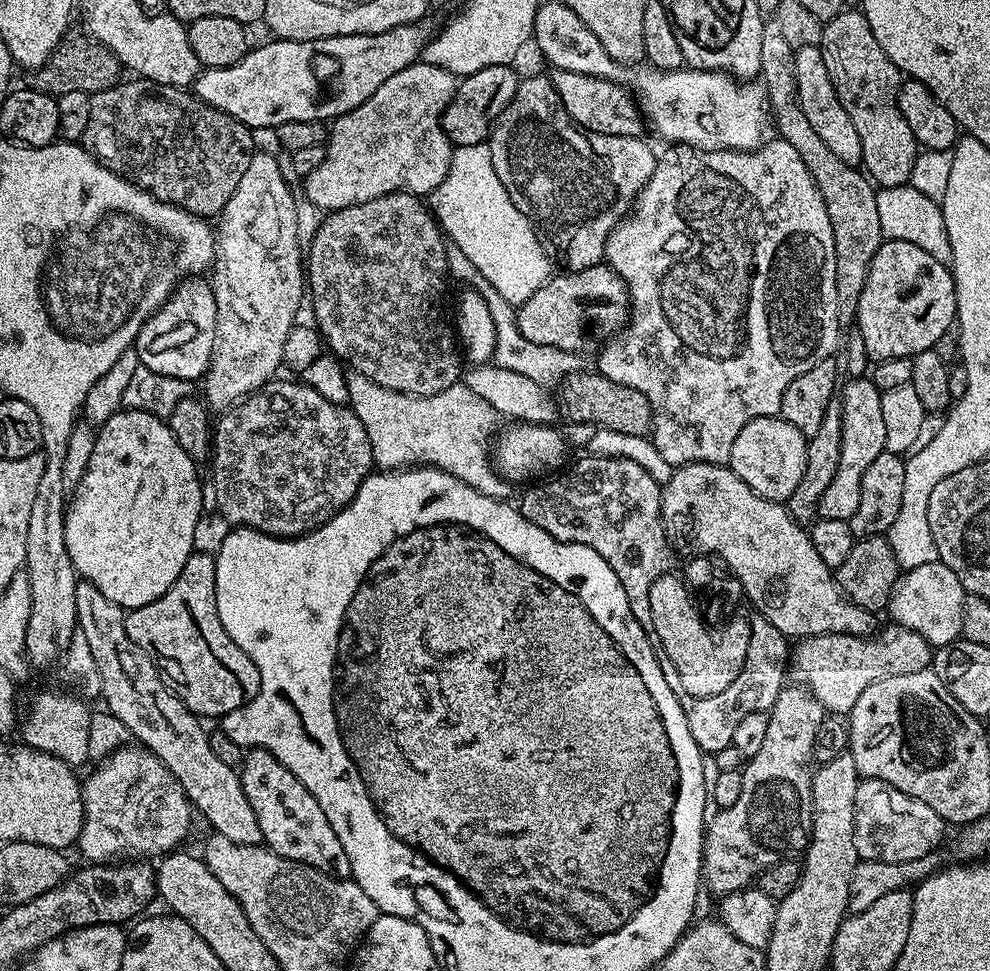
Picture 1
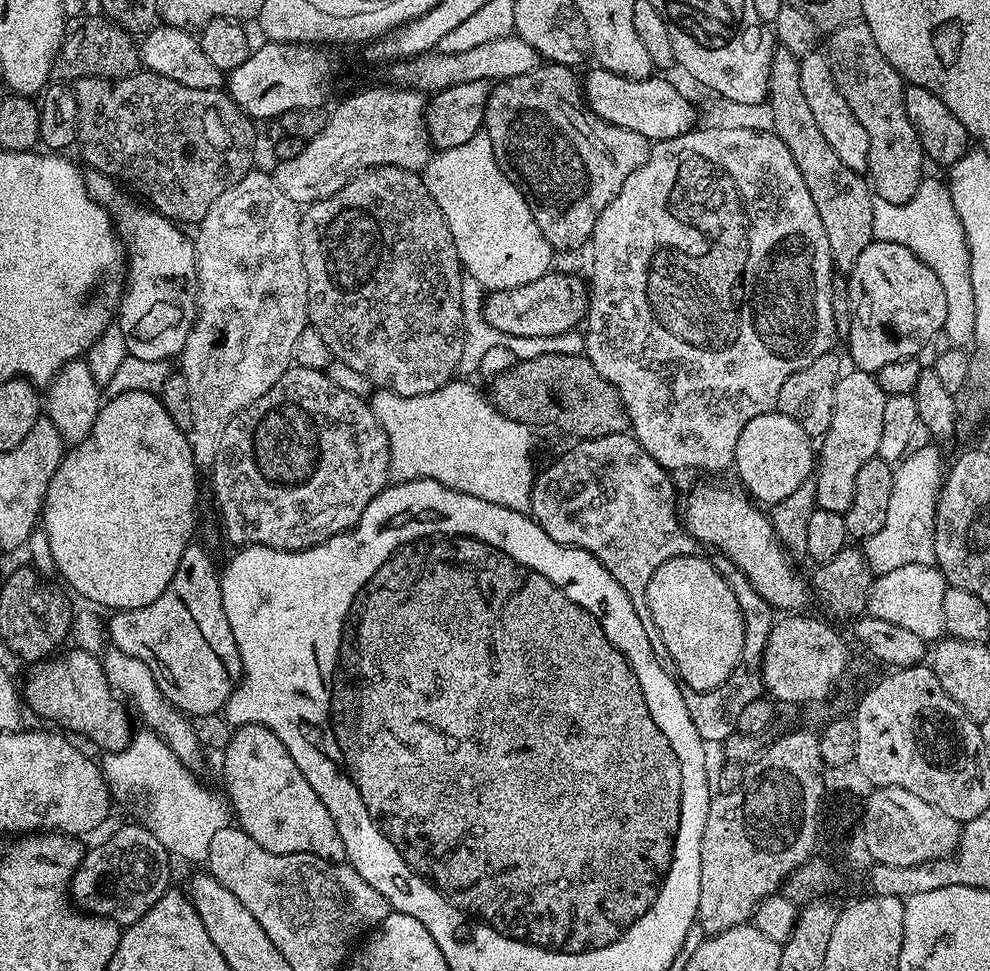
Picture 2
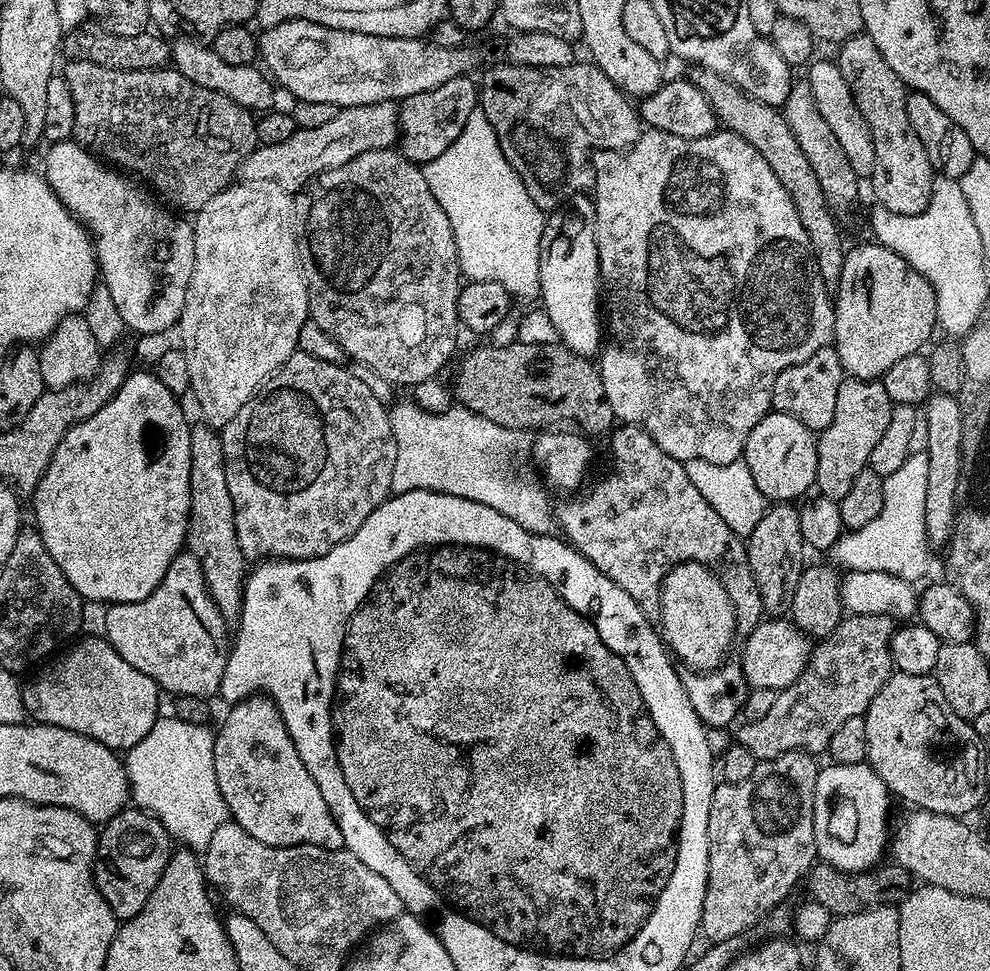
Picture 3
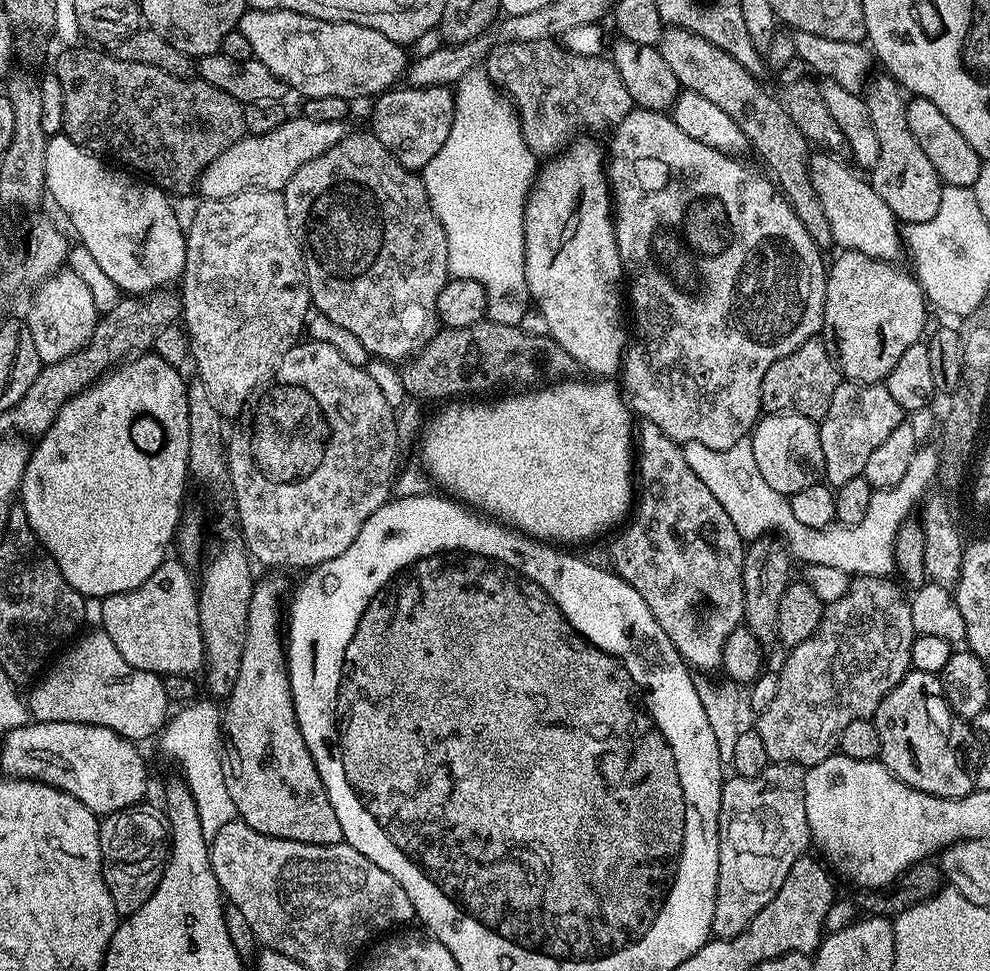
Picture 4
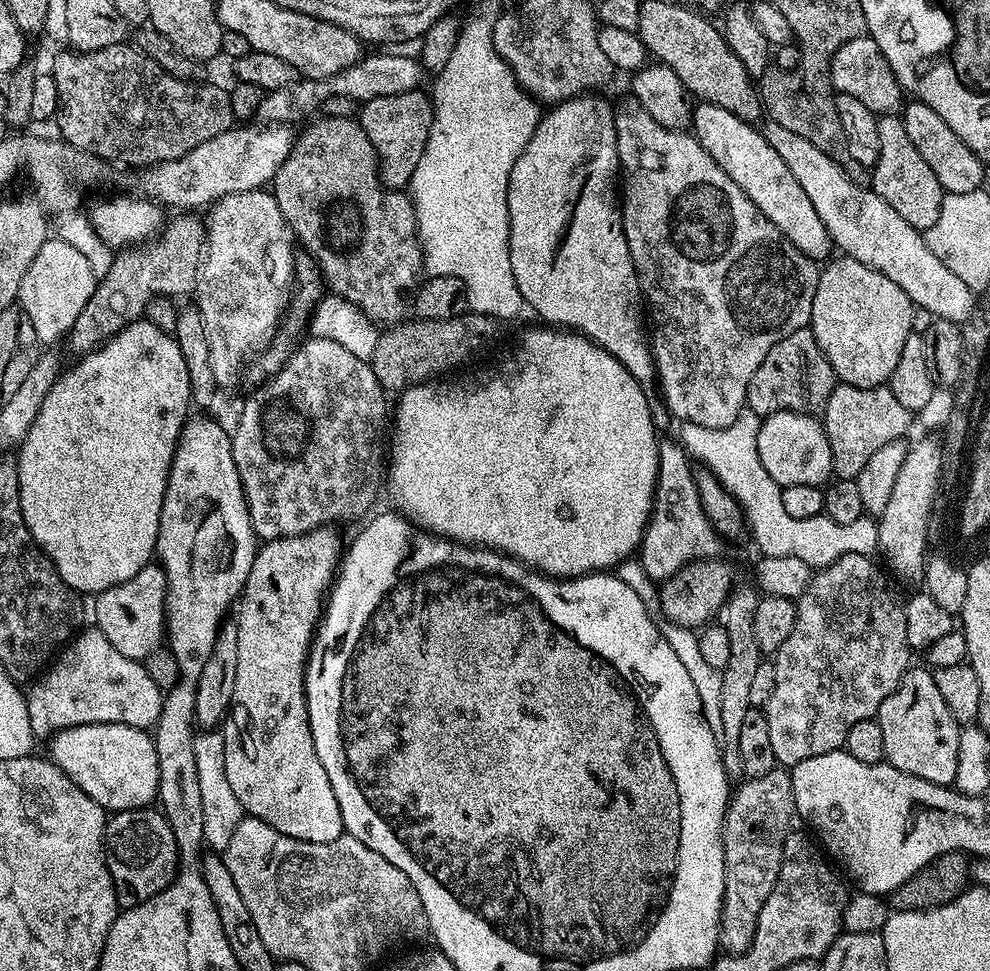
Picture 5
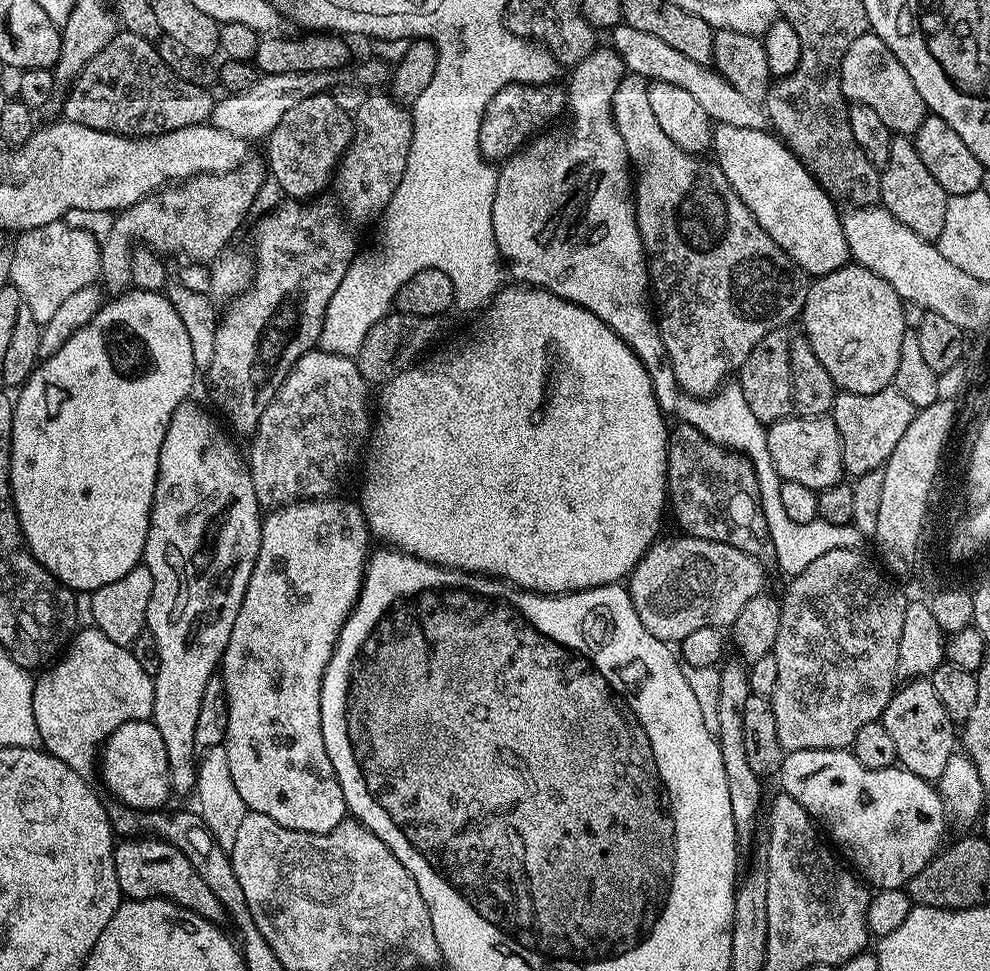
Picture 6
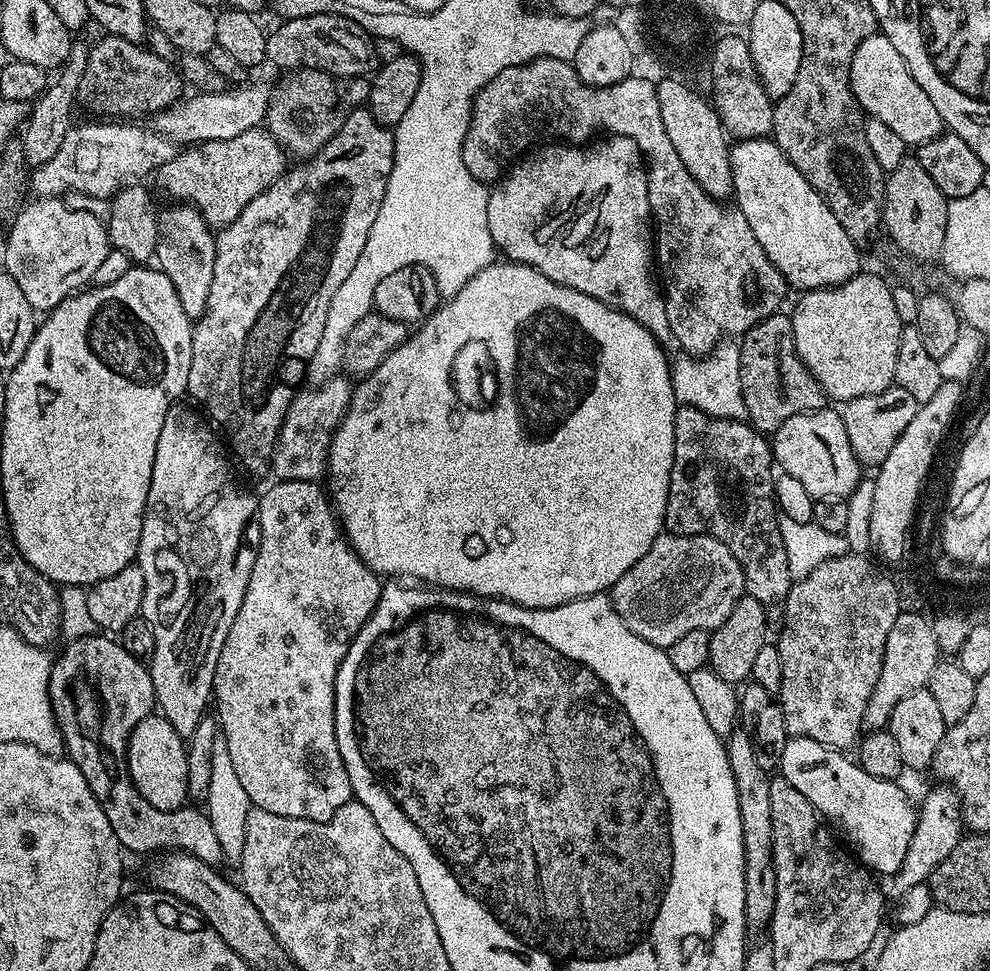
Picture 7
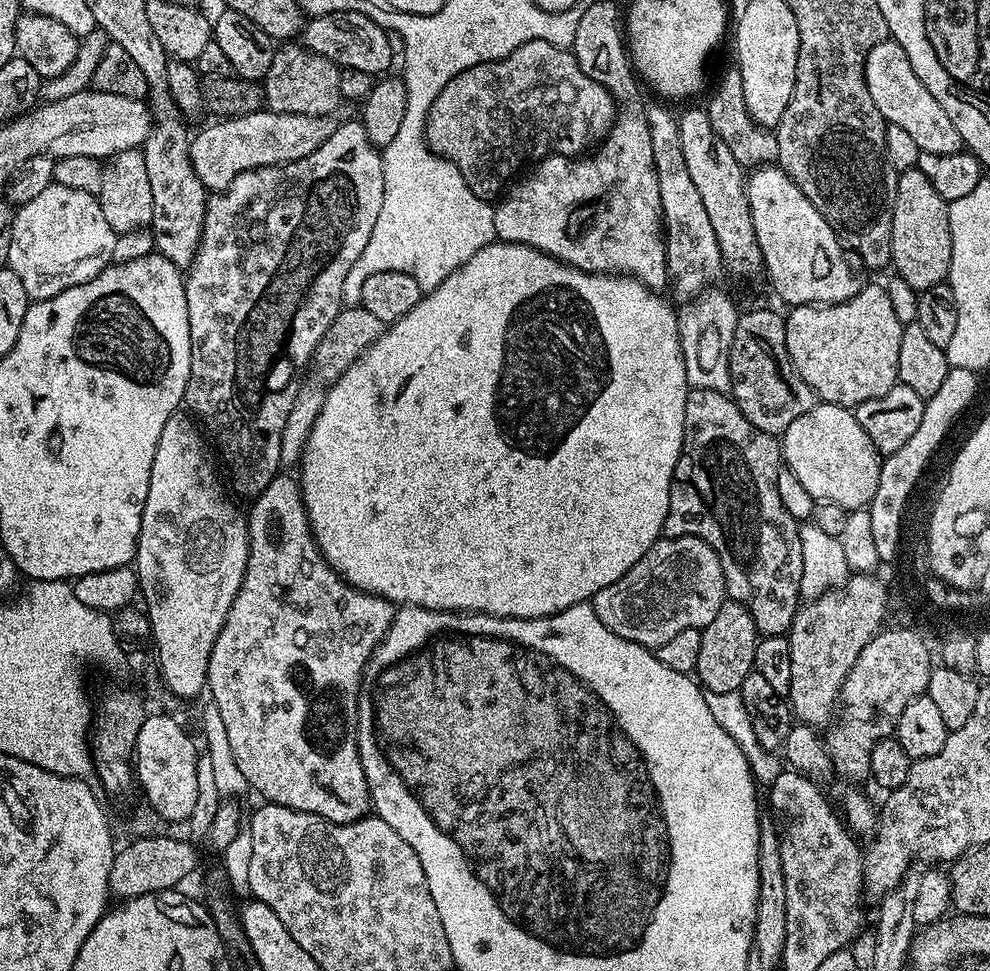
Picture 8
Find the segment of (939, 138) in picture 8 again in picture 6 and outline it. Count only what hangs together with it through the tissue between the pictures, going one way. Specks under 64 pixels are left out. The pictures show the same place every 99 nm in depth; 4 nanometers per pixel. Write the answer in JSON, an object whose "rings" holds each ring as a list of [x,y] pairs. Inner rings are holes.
{"rings":[[[871,30],[862,34],[862,38],[857,38],[850,50],[846,50],[840,77],[844,99],[870,106],[870,110],[875,110],[878,118],[882,118],[882,122],[886,122],[894,134],[911,137],[918,126],[922,126],[924,117],[929,115],[928,108],[922,102],[922,94],[918,94],[910,74],[906,74],[906,66],[894,58],[890,46],[886,46],[886,42],[882,42],[882,38],[878,38]]]}

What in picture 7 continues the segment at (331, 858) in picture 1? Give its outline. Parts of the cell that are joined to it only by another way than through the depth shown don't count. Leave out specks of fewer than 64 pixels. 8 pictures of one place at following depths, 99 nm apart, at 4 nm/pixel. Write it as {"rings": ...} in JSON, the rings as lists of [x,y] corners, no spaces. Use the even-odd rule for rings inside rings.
{"rings":[[[276,480],[258,496],[258,519],[260,522],[260,546],[256,549],[254,570],[250,570],[250,582],[246,586],[246,598],[242,598],[242,606],[238,606],[238,618],[234,618],[234,626],[230,626],[230,634],[226,634],[226,646],[222,646],[222,654],[218,654],[218,666],[214,670],[214,708],[218,713],[218,723],[222,735],[226,738],[226,746],[230,750],[230,762],[234,762],[234,770],[246,789],[248,800],[253,808],[261,808],[270,814],[282,814],[286,818],[306,818],[314,822],[326,822],[334,818],[334,814],[346,802],[353,799],[350,778],[346,774],[346,766],[342,762],[342,754],[338,750],[336,737],[336,675],[340,669],[342,658],[346,658],[352,639],[362,630],[362,626],[370,618],[370,614],[378,606],[382,580],[375,572],[371,572],[360,560],[359,554],[348,543],[342,525],[330,503],[330,496],[317,481],[314,480]]]}

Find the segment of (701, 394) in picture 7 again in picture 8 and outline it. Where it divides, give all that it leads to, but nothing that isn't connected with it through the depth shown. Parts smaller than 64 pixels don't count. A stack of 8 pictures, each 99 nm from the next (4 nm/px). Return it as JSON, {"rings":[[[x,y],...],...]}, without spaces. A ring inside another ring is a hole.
{"rings":[[[709,286],[691,302],[683,305],[679,313],[680,345],[686,362],[686,378],[692,388],[713,388],[728,392],[732,386],[730,378],[730,342],[734,342],[734,326],[738,307],[726,293]]]}

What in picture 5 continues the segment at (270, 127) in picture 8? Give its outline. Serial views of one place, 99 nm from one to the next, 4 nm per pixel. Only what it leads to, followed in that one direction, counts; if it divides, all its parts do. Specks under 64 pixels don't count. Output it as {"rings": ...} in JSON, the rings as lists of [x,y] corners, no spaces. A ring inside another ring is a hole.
{"rings":[[[196,214],[177,216],[180,216],[177,220],[169,219],[163,231],[147,246],[133,246],[113,255],[110,270],[99,279],[90,302],[86,302],[78,322],[74,322],[66,337],[76,354],[92,352],[127,324],[141,319],[157,296],[177,298],[187,292],[189,295],[195,289],[196,275],[200,273],[200,261],[206,247],[206,224]]]}

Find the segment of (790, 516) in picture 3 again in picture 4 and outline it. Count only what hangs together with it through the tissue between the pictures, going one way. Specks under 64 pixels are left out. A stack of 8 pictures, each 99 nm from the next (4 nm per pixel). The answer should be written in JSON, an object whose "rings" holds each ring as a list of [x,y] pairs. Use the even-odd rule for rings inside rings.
{"rings":[[[772,534],[759,536],[744,549],[742,562],[742,594],[744,595],[744,624],[752,631],[761,645],[768,646],[776,640],[778,606],[782,606],[782,594],[793,583],[794,561],[783,540]]]}

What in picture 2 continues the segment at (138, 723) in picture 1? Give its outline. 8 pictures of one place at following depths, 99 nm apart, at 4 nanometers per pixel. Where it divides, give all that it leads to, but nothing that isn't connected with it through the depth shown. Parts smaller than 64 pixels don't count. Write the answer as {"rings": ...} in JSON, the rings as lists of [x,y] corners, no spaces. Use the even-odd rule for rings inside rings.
{"rings":[[[113,646],[109,647],[107,651],[103,653],[102,663],[110,686],[127,701],[131,711],[135,713],[138,720],[138,715],[140,715],[140,720],[144,723],[141,725],[143,725],[145,729],[151,730],[163,738],[166,746],[170,746],[170,750],[174,750],[174,754],[178,754],[178,758],[183,764],[196,766],[196,763],[200,760],[202,739],[192,729],[191,719],[189,719],[185,713],[181,712],[180,709],[175,708],[175,706],[164,697],[162,690],[156,685],[156,679],[150,670],[150,666],[146,666],[146,662],[142,662],[130,654],[118,651],[117,648]]]}

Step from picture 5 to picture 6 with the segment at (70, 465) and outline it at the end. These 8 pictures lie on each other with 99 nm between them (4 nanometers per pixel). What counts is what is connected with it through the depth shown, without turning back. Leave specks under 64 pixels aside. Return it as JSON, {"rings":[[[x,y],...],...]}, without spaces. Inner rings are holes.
{"rings":[[[144,289],[125,290],[115,298],[102,304],[98,314],[77,332],[72,333],[69,340],[60,345],[59,350],[43,362],[37,363],[28,379],[20,385],[14,396],[12,417],[12,457],[10,458],[10,482],[12,483],[12,501],[20,519],[20,529],[24,532],[24,541],[28,549],[54,574],[62,583],[77,593],[91,594],[102,586],[110,586],[110,582],[118,582],[122,574],[130,574],[143,561],[144,547],[148,541],[148,527],[152,513],[154,486],[158,478],[158,458],[162,450],[162,442],[166,438],[166,426],[179,404],[185,403],[192,392],[192,383],[198,376],[194,366],[194,353],[190,350],[190,338],[182,327],[182,318],[178,318],[178,310],[168,301],[163,291],[147,292]]]}

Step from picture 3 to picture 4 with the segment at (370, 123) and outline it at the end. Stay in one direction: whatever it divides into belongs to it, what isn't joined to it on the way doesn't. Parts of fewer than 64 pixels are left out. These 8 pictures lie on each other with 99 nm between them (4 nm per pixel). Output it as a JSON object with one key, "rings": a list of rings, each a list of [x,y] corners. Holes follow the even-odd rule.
{"rings":[[[303,114],[293,115],[278,130],[270,130],[270,134],[261,136],[244,135],[241,140],[234,142],[210,166],[198,181],[198,192],[204,200],[230,198],[239,192],[280,192],[294,178],[296,171],[306,162],[326,154],[346,134],[345,125],[341,122],[314,122]]]}

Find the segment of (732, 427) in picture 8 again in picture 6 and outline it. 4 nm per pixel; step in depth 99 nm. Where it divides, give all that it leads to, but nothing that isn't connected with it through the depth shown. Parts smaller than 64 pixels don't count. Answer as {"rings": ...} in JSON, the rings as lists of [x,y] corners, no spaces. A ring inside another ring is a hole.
{"rings":[[[683,422],[677,425],[677,428],[671,429],[668,438],[668,500],[671,515],[673,512],[680,523],[679,531],[686,536],[697,536],[703,540],[734,546],[734,550],[742,550],[761,562],[771,561],[774,546],[770,530],[766,526],[766,514],[760,505],[758,478],[754,474],[752,463],[744,453],[723,448],[718,442],[706,438],[706,434],[702,434],[694,426]]]}

